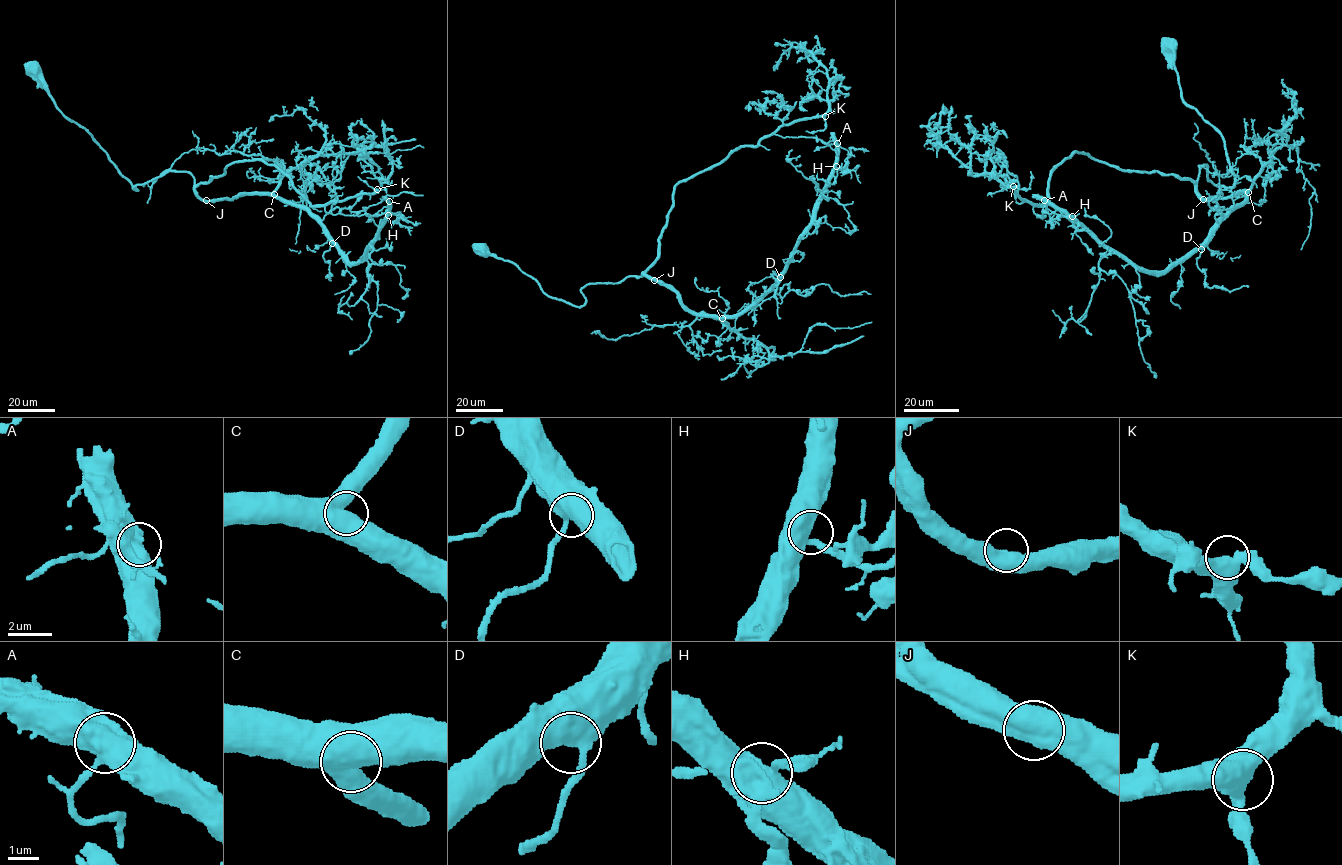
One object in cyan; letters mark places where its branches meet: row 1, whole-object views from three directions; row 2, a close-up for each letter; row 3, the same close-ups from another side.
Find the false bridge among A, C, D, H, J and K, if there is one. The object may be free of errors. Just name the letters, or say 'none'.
none

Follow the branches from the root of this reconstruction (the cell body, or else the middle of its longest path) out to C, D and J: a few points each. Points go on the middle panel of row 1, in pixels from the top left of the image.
C: (481, 251), (575, 306), (589, 284), (645, 274), (693, 313), (722, 318)
D: (481, 251), (575, 306), (589, 284), (645, 274), (693, 313), (736, 315), (780, 277)
J: (481, 251), (510, 260), (547, 295), (575, 306), (584, 304), (581, 289), (589, 284), (642, 274), (654, 280)

